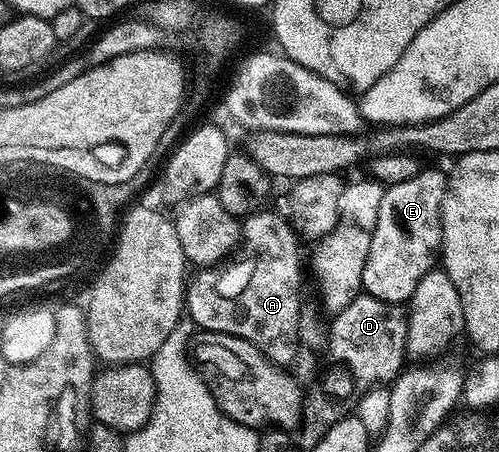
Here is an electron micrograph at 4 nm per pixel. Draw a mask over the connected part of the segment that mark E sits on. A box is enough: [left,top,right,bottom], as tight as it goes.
[362,169,447,305]

